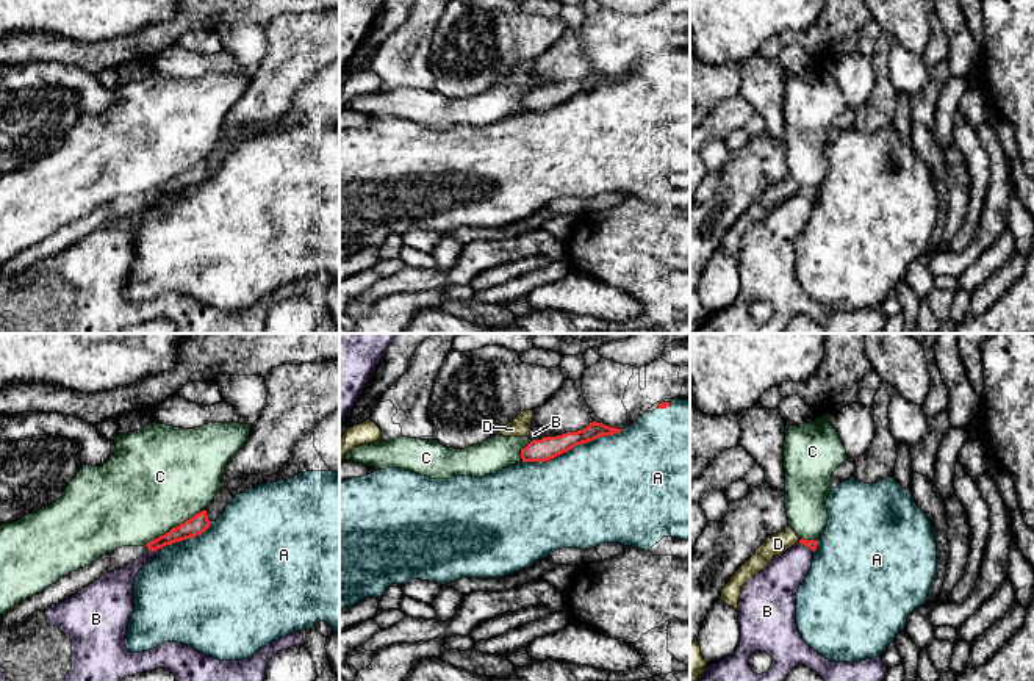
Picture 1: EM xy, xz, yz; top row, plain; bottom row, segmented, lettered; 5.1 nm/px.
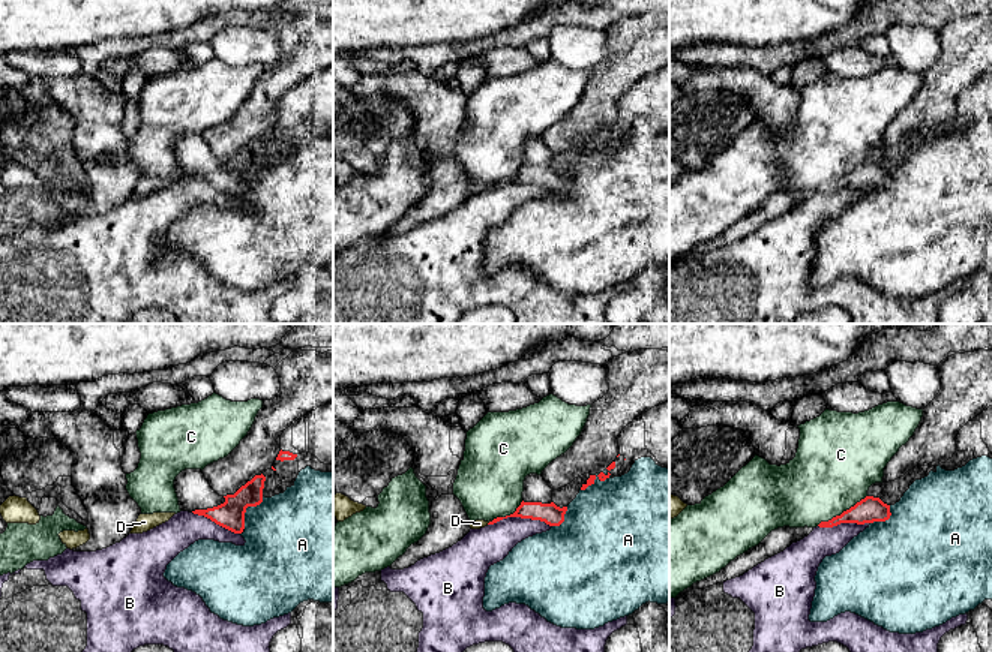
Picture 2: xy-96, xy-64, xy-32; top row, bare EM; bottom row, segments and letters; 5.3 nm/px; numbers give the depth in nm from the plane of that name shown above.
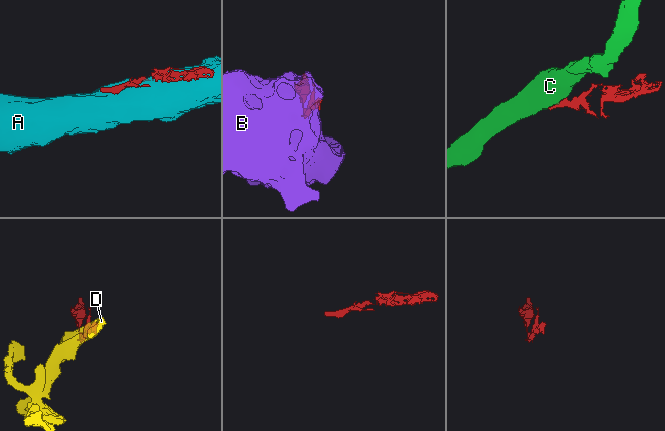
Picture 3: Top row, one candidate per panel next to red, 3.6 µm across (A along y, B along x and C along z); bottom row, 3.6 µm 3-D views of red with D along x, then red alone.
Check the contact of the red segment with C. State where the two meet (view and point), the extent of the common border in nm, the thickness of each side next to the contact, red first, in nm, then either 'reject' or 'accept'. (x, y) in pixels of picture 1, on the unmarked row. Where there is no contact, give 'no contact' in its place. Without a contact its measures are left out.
xy (174, 177) | 360 nm | 100/480 nm | reject

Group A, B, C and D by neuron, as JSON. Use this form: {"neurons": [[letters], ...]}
{"neurons": [["A"], ["B"], ["C"], ["D"]]}

